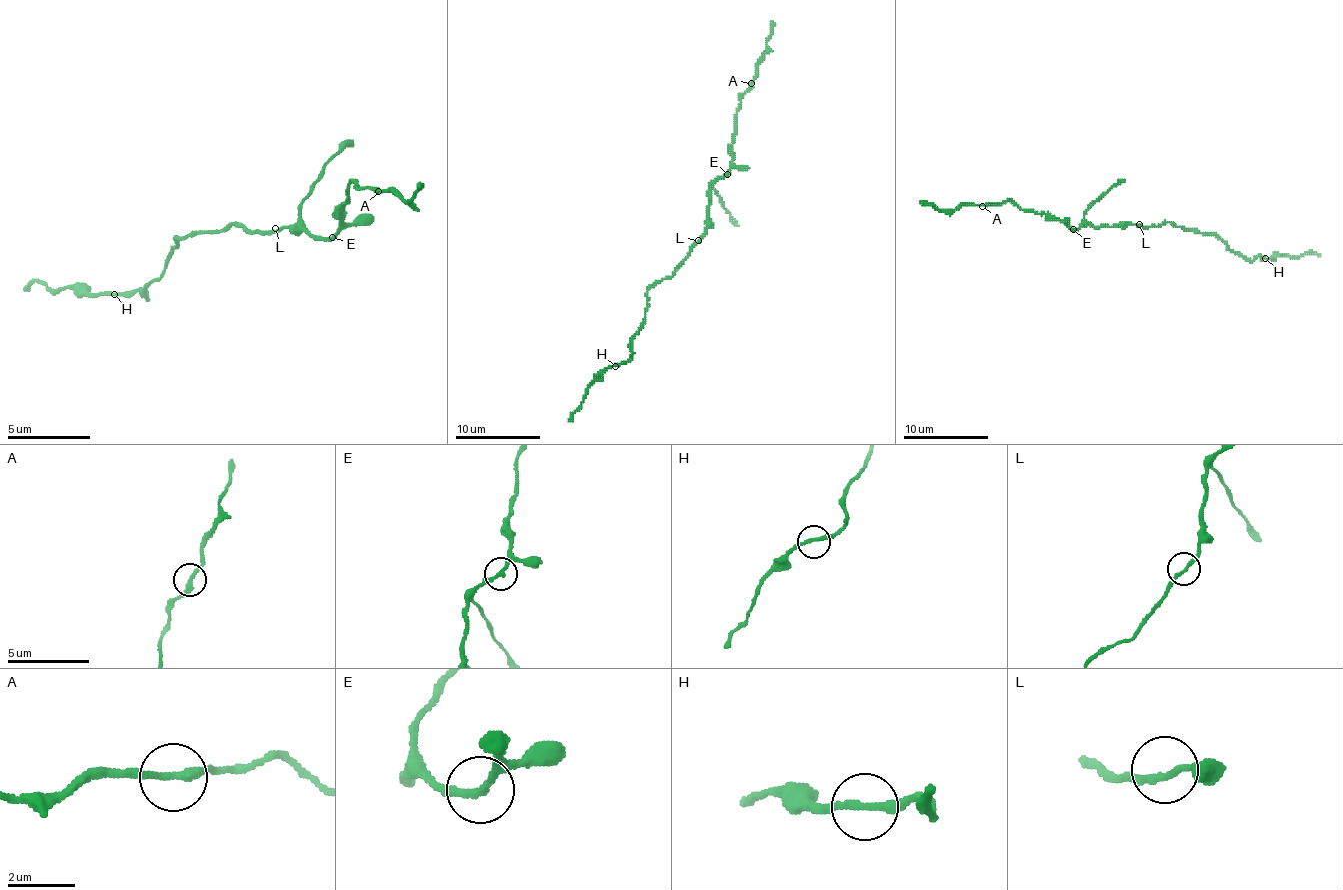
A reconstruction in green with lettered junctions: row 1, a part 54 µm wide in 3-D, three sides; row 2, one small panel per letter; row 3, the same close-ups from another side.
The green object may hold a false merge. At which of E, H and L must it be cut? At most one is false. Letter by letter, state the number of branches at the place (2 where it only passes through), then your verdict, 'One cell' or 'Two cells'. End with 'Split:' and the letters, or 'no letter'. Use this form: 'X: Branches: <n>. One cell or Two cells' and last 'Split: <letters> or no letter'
E: Branches: 2. One cell
H: Branches: 2. One cell
L: Branches: 2. One cell
Split: no letter

